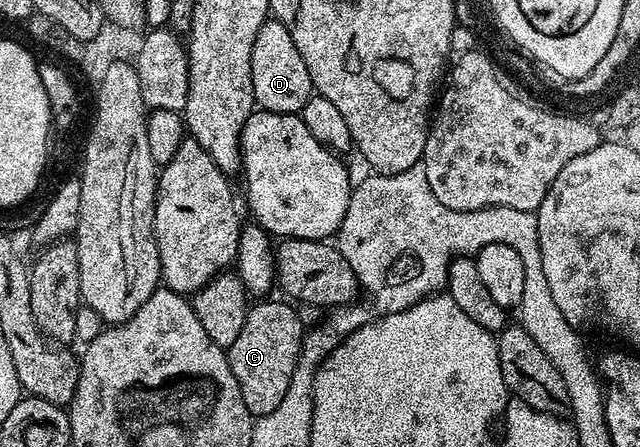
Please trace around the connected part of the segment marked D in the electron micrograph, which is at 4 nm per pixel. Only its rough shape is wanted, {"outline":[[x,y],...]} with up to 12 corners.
{"outline":[[278,20],[252,42],[252,90],[264,112],[301,113],[308,66]]}

